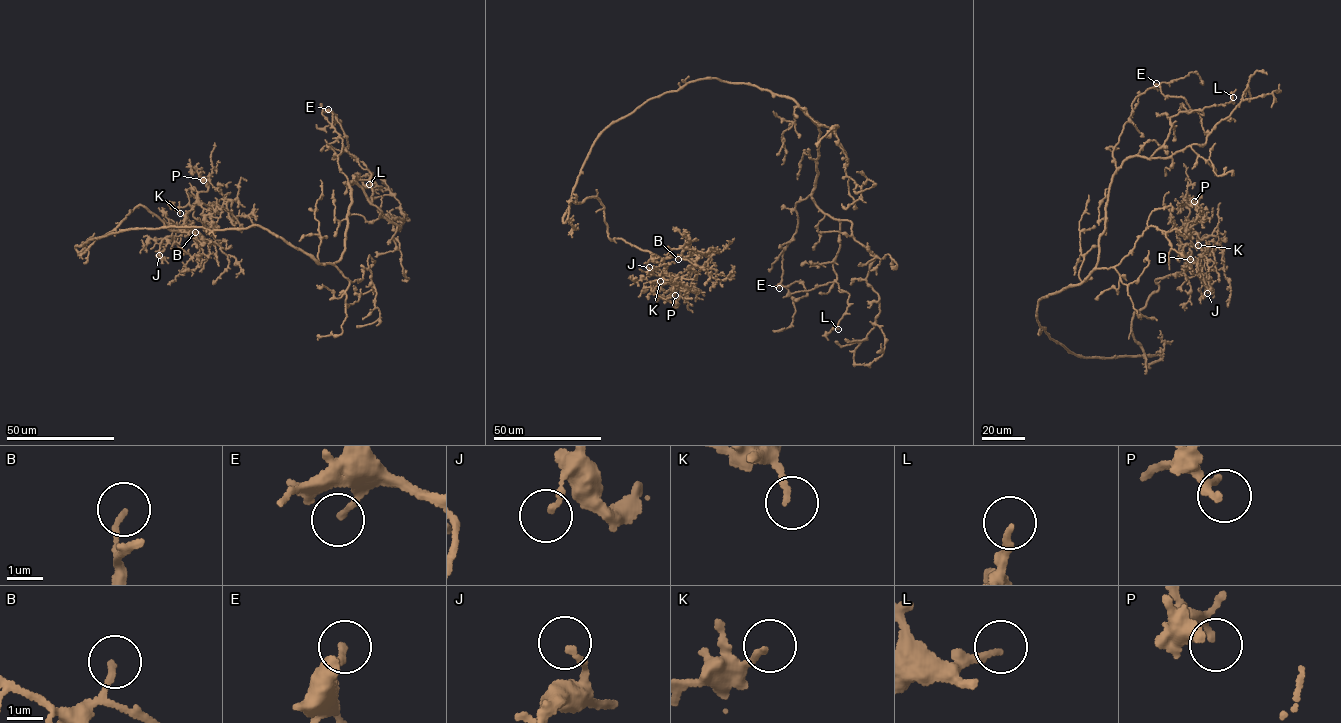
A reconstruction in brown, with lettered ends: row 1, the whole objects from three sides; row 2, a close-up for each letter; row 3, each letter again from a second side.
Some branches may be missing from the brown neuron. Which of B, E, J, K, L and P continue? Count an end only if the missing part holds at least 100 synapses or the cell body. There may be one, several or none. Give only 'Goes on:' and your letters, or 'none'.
Goes on: P

